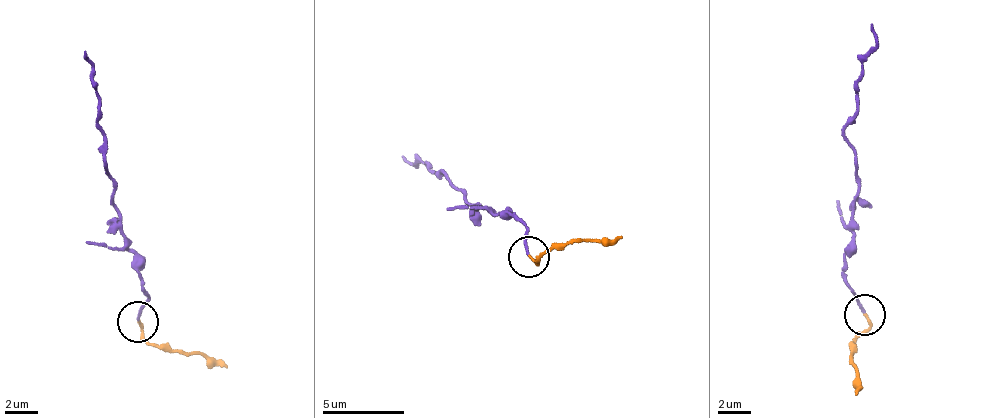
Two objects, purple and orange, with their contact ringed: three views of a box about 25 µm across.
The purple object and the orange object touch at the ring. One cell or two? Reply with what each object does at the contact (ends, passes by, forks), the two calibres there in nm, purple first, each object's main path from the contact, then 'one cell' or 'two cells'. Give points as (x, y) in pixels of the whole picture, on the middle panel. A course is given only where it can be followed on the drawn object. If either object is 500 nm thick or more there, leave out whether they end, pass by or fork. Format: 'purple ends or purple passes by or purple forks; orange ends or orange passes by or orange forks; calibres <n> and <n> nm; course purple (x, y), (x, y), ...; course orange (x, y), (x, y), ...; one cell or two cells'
purple ends; orange ends; calibres 150 and 160 nm; course purple (527, 256), (527, 229), (507, 207), (492, 211), (475, 204), (427, 160), (414, 163), (401, 157); course orange (528, 258), (571, 244), (623, 238); two cells

